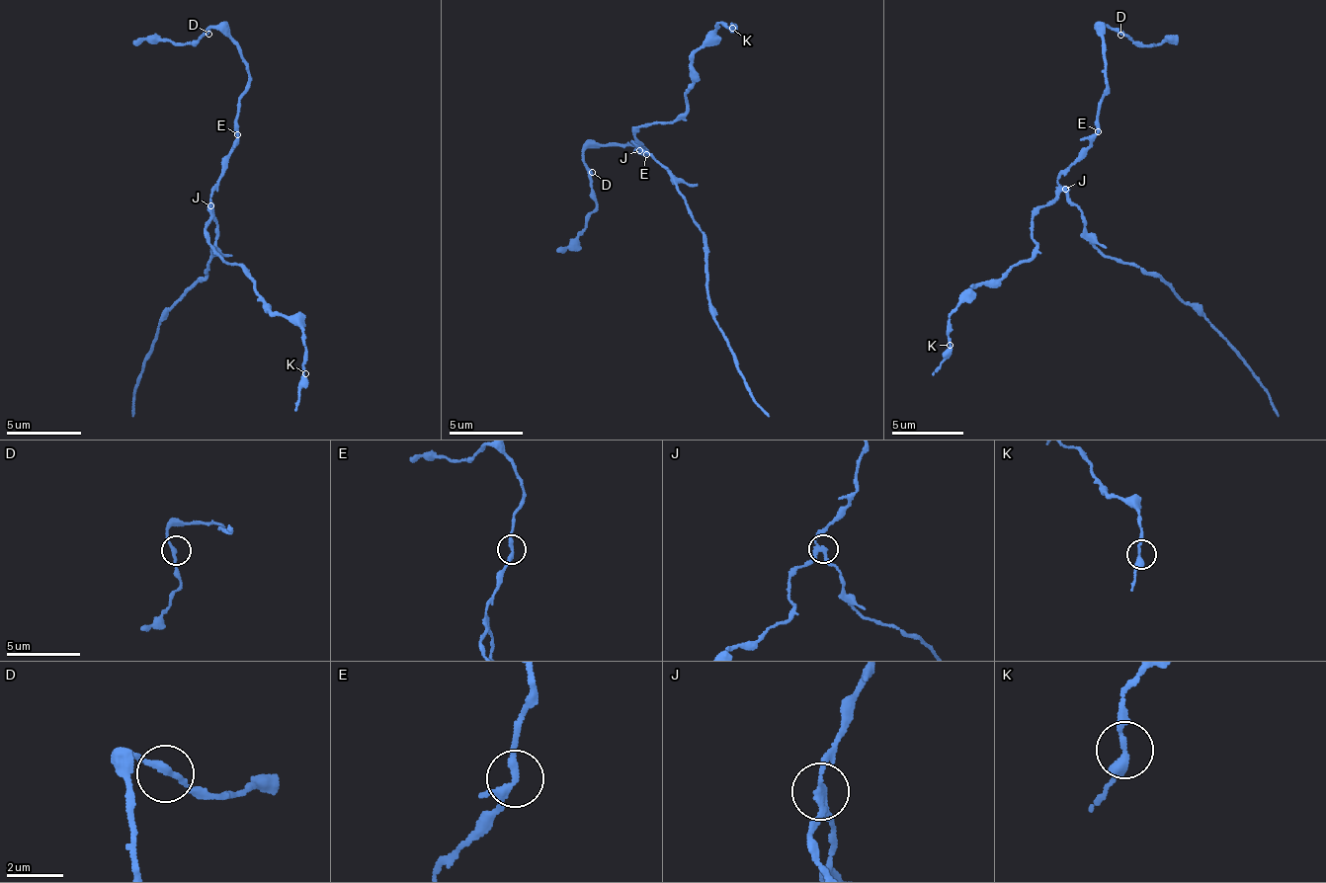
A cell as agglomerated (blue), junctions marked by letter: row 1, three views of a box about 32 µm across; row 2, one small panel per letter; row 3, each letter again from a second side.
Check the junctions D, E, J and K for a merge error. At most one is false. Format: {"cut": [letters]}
{"cut": ["J"]}

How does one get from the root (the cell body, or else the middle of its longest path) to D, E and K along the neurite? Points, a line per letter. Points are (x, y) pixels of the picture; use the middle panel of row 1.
D: (649, 156), (633, 140), (646, 154), (633, 151), (637, 148), (629, 145), (592, 145), (584, 152), (592, 172)
E: (649, 156), (631, 141), (637, 148), (645, 150), (642, 149), (646, 154)
K: (649, 156), (635, 137), (640, 128), (670, 122), (684, 110), (692, 52), (719, 23), (732, 28)

